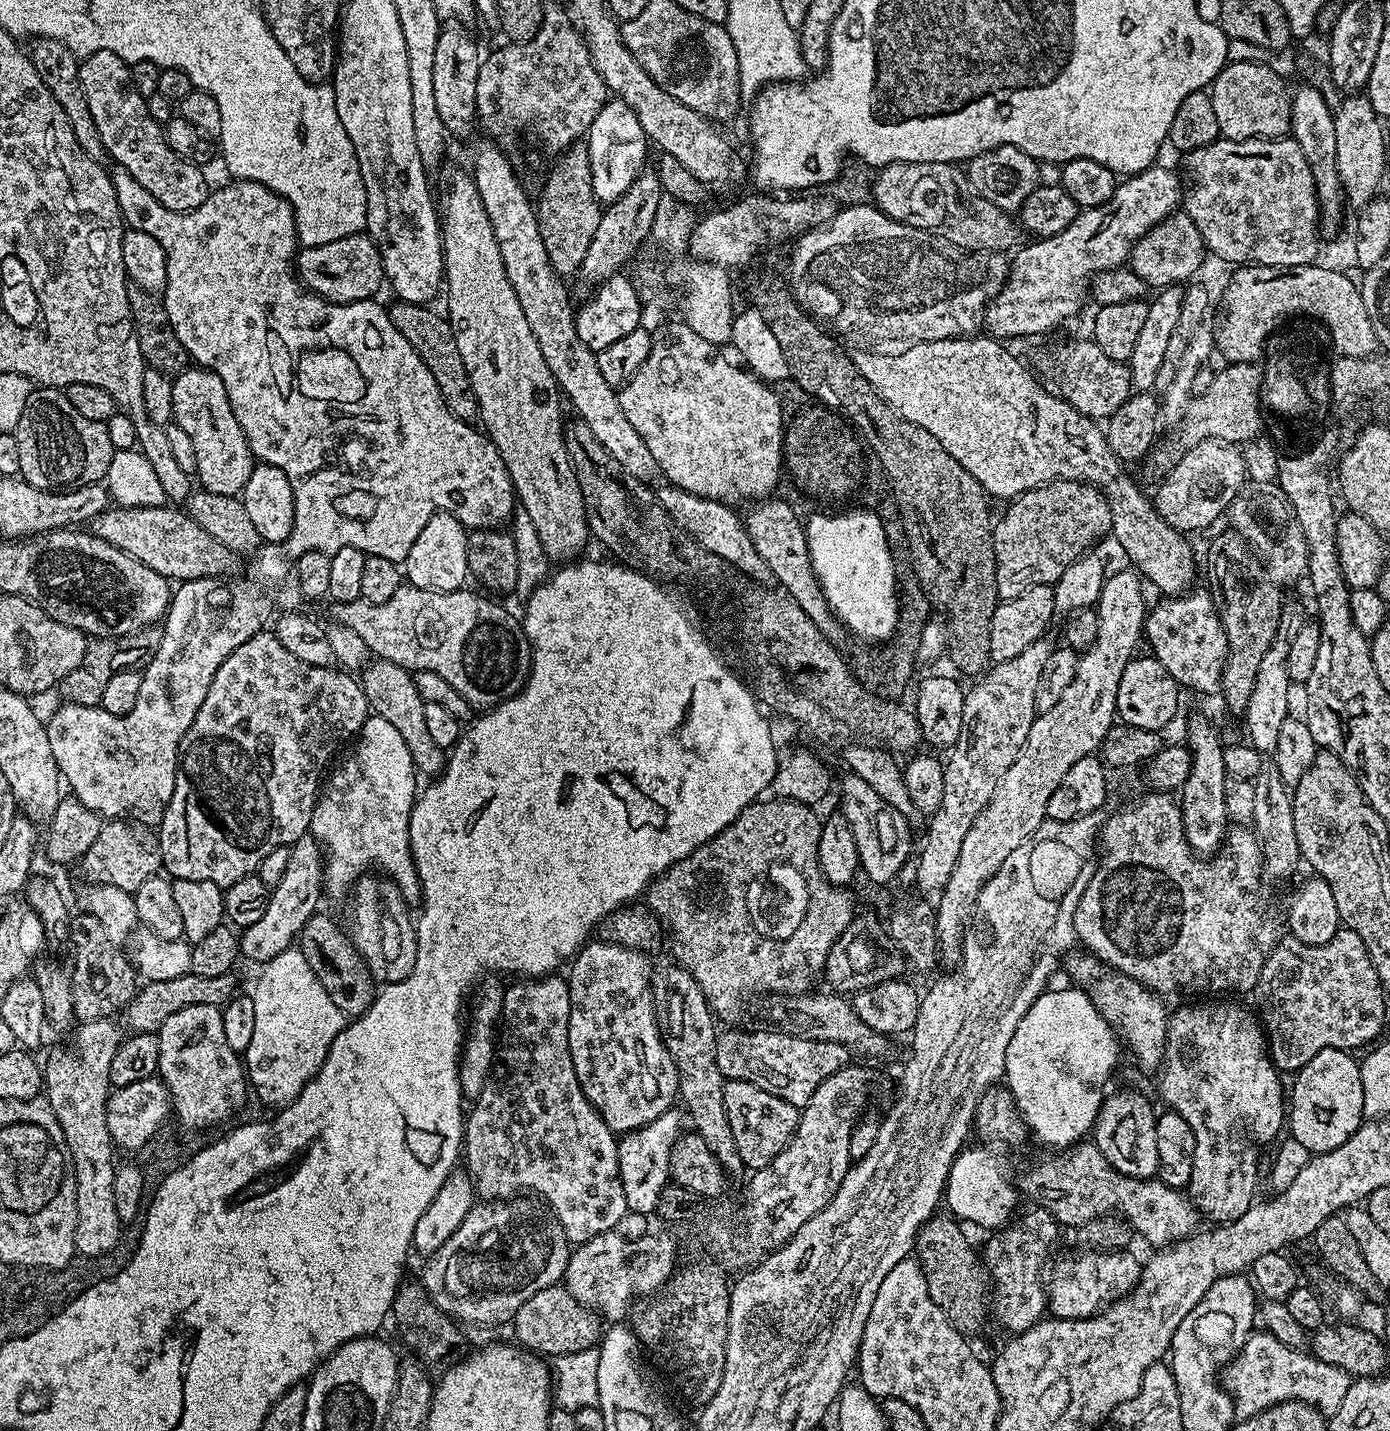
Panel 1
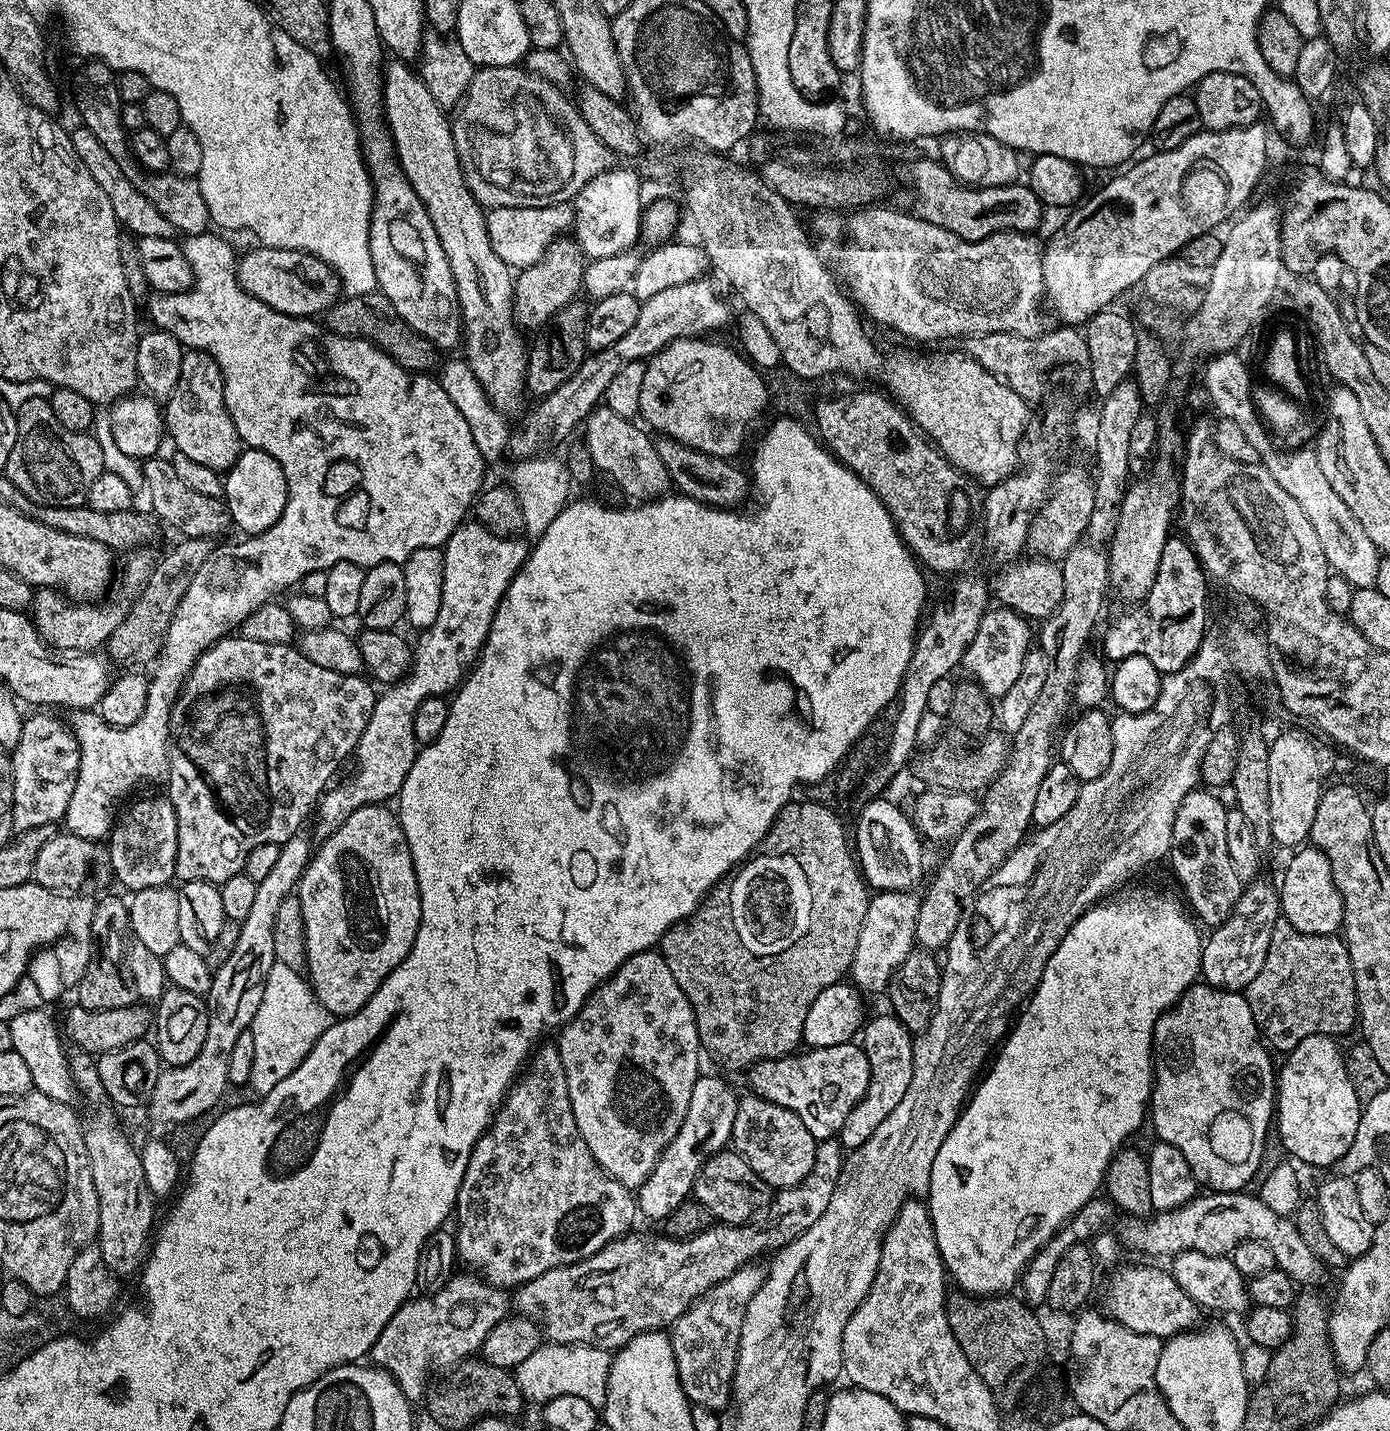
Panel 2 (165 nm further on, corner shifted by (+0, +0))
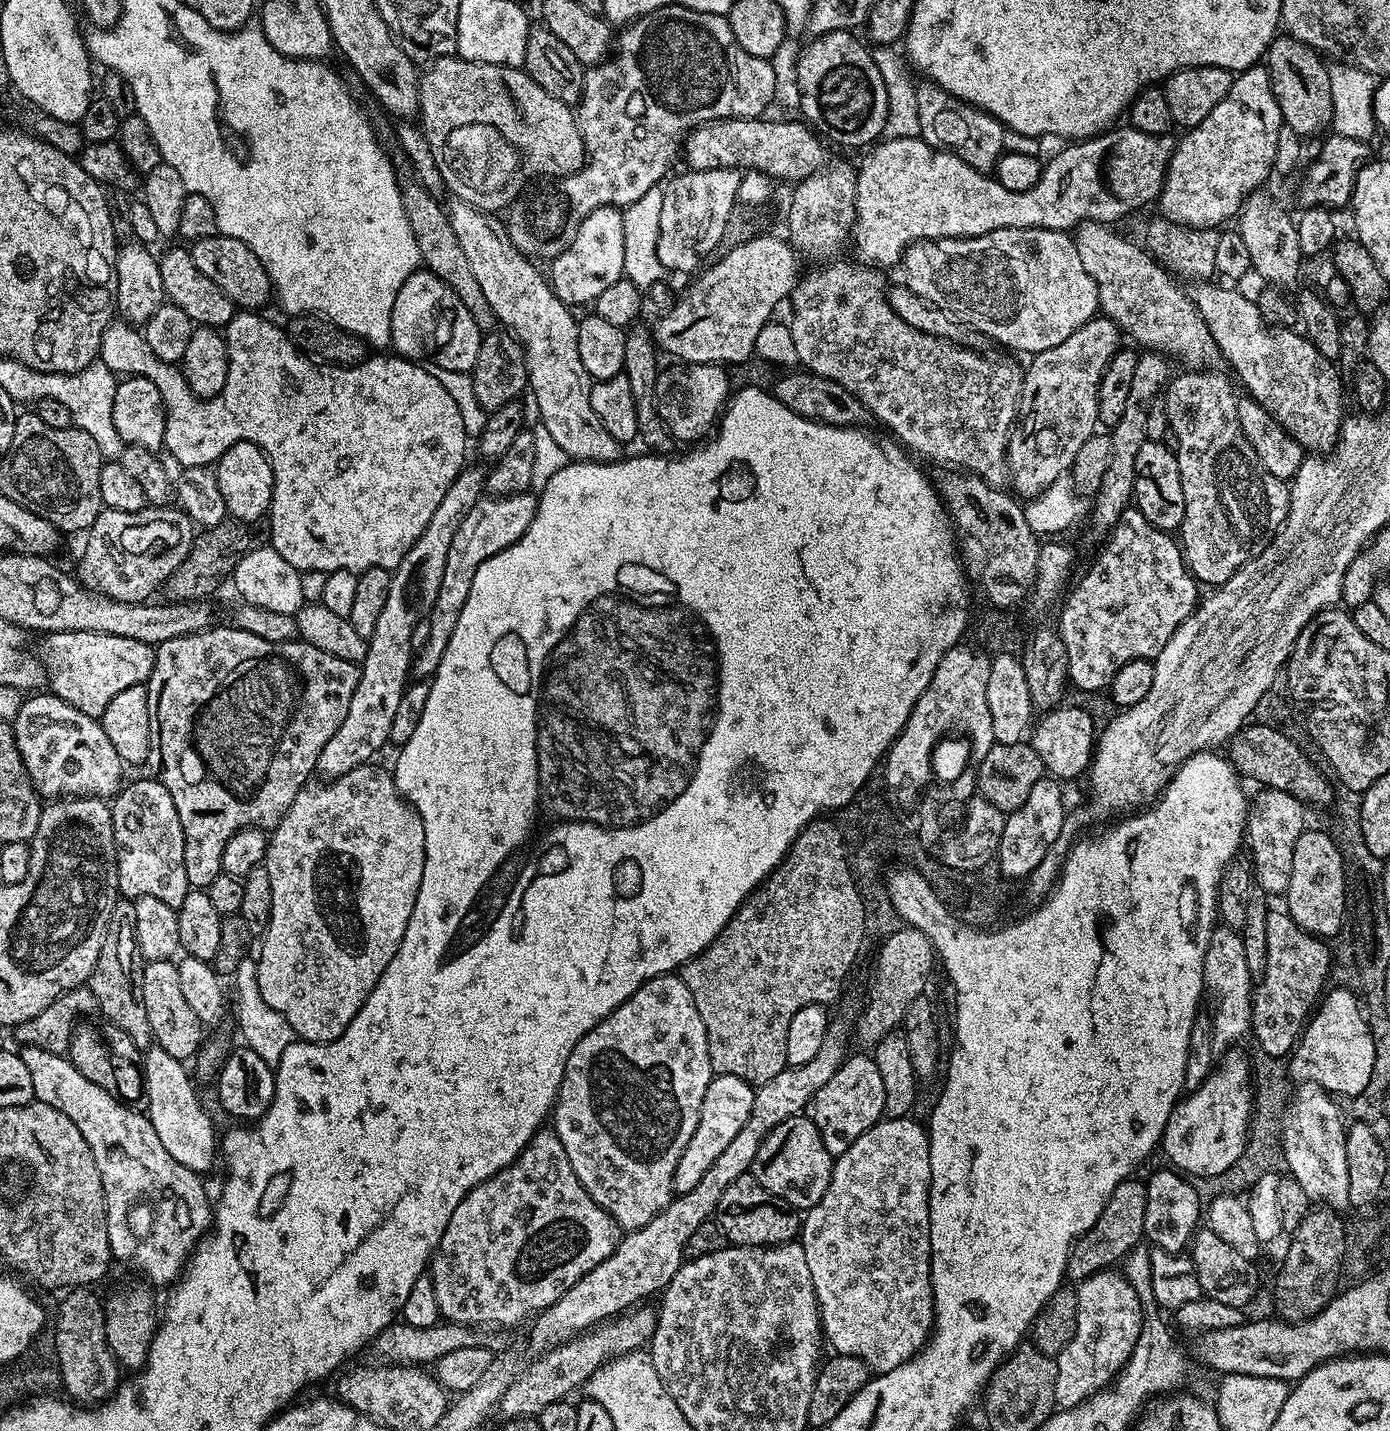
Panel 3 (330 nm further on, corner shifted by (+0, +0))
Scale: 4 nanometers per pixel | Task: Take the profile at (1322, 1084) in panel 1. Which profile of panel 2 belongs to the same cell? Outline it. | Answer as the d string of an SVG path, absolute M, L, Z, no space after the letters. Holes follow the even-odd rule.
M1311 1036L1310 1038L1302 1038L1302 1042L1298 1042L1298 1046L1292 1049L1283 1057L1284 1065L1278 1068L1278 1087L1276 1089L1276 1103L1274 1105L1274 1124L1278 1129L1280 1127L1280 1140L1284 1143L1284 1148L1289 1152L1293 1161L1299 1162L1301 1165L1309 1164L1312 1168L1328 1168L1331 1164L1339 1165L1343 1161L1344 1155L1352 1150L1354 1142L1354 1134L1358 1134L1358 1122L1360 1121L1360 1113L1362 1111L1362 1101L1358 1094L1355 1093L1354 1086L1351 1085L1351 1078L1347 1074L1347 1066L1345 1064L1346 1056L1341 1050L1335 1039L1330 1036Z

